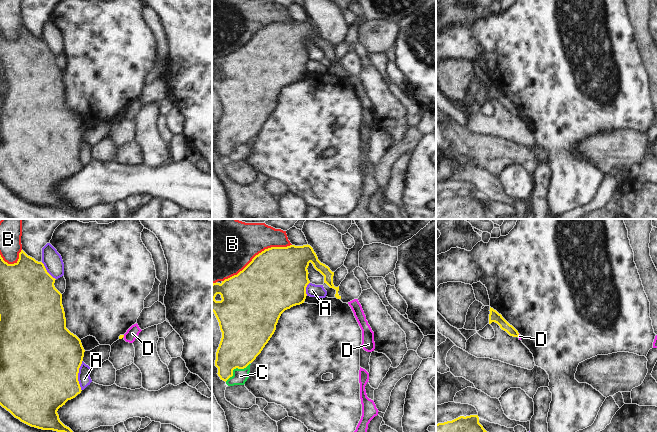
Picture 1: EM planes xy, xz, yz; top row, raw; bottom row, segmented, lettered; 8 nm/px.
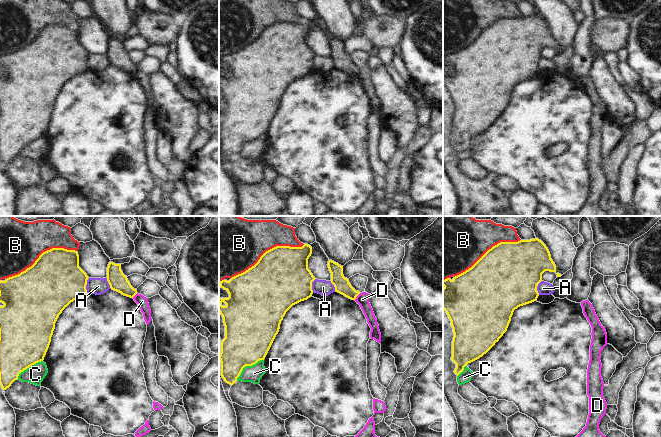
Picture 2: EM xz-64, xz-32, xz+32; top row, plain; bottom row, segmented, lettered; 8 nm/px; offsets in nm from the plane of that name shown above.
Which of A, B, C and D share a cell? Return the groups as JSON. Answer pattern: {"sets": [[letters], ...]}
{"sets": [["A"], ["B"], ["C"], ["D"]]}

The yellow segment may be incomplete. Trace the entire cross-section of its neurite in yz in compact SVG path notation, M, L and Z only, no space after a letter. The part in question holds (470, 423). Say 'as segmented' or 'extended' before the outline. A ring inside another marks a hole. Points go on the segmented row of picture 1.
as segmented; M478 415L460 416L452 421L436 424L436 432L487 432L479 423Z

